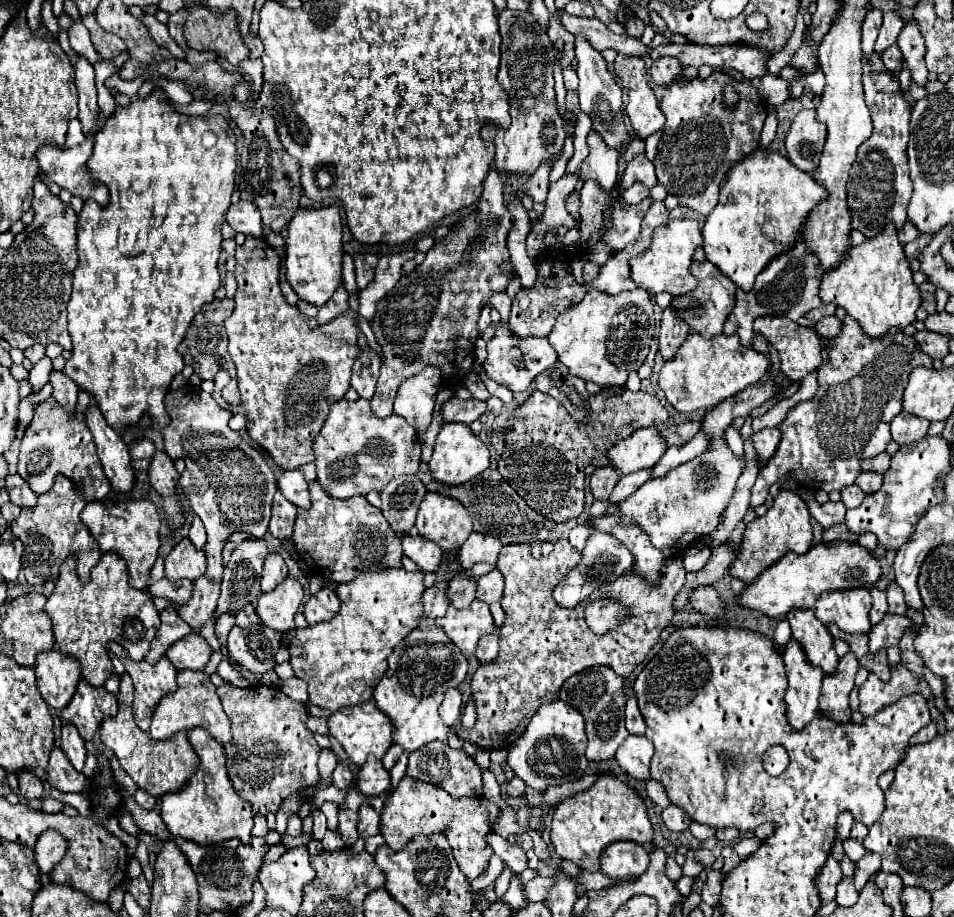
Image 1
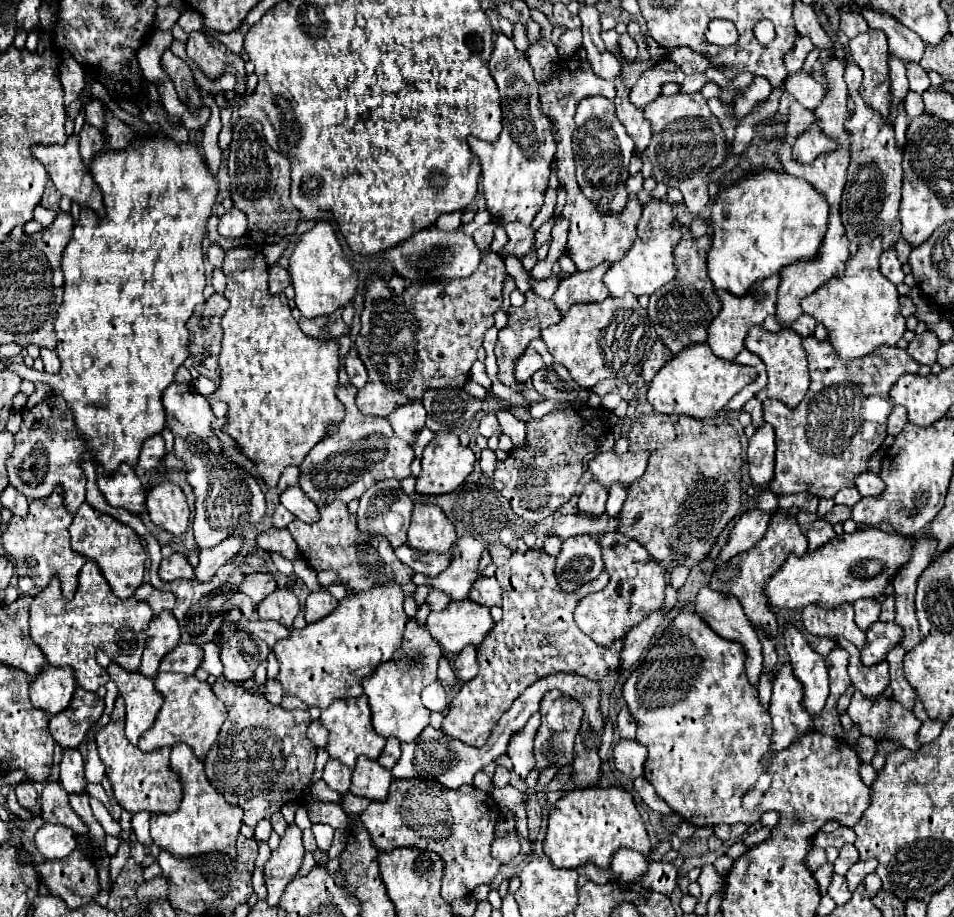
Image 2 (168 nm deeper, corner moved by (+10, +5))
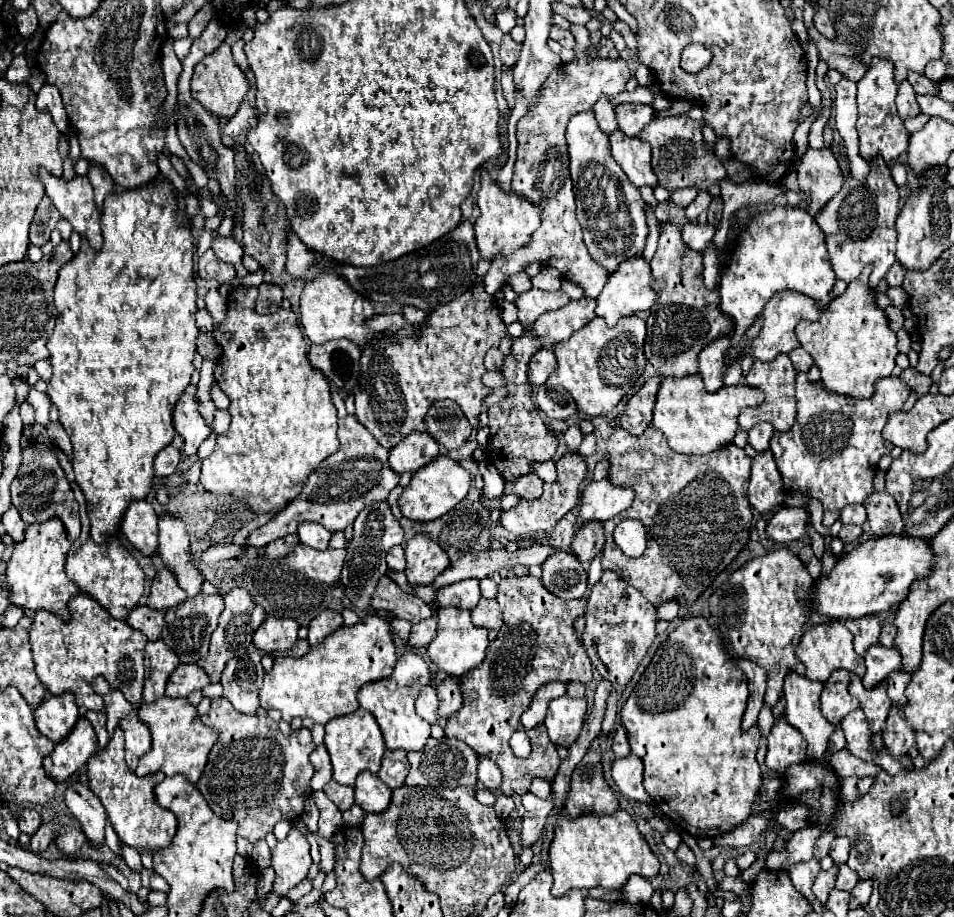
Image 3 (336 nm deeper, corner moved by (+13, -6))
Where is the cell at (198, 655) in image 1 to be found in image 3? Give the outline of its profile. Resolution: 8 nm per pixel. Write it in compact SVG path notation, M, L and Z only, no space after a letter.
M179 664L179 668L169 678L165 696L169 698L187 698L191 692L201 690L209 684L209 676L197 664Z

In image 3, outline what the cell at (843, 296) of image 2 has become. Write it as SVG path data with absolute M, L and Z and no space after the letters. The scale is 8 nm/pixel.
M869 268L847 286L845 294L829 304L829 312L821 312L817 322L801 322L795 328L803 350L811 354L821 370L823 386L857 400L867 400L875 394L875 382L891 376L895 356L899 354L897 336L889 328L885 312L873 304L873 292L867 286L867 278Z

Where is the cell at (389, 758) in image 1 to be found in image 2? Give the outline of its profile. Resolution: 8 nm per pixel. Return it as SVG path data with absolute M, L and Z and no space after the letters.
M390 737L386 741L382 755L378 757L378 763L386 769L392 769L392 765L398 761L398 757L400 757L400 741L396 741L396 737Z

